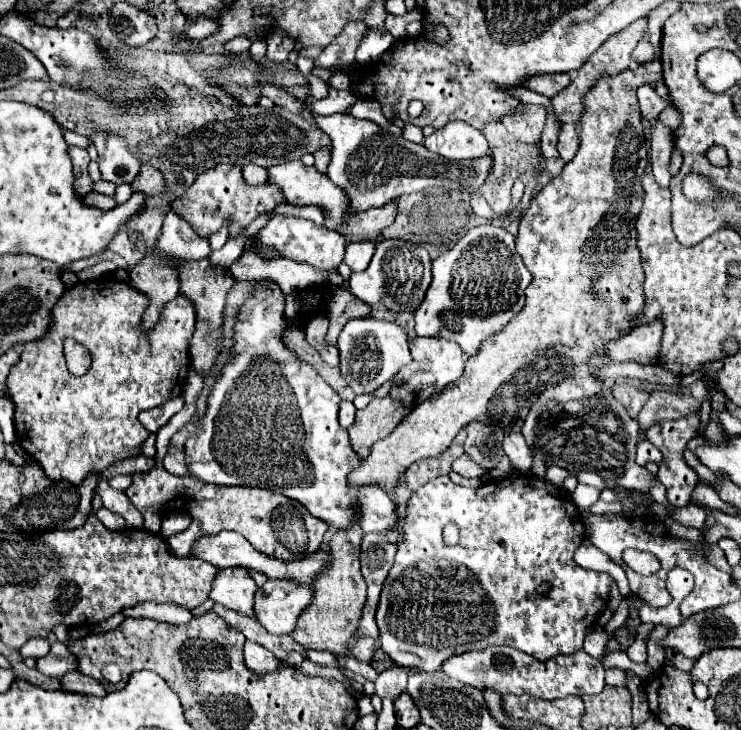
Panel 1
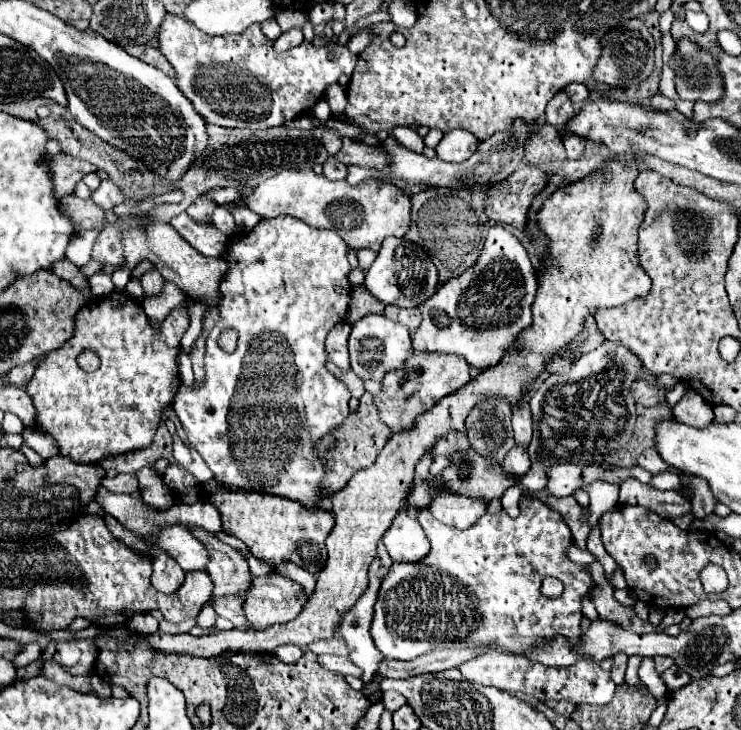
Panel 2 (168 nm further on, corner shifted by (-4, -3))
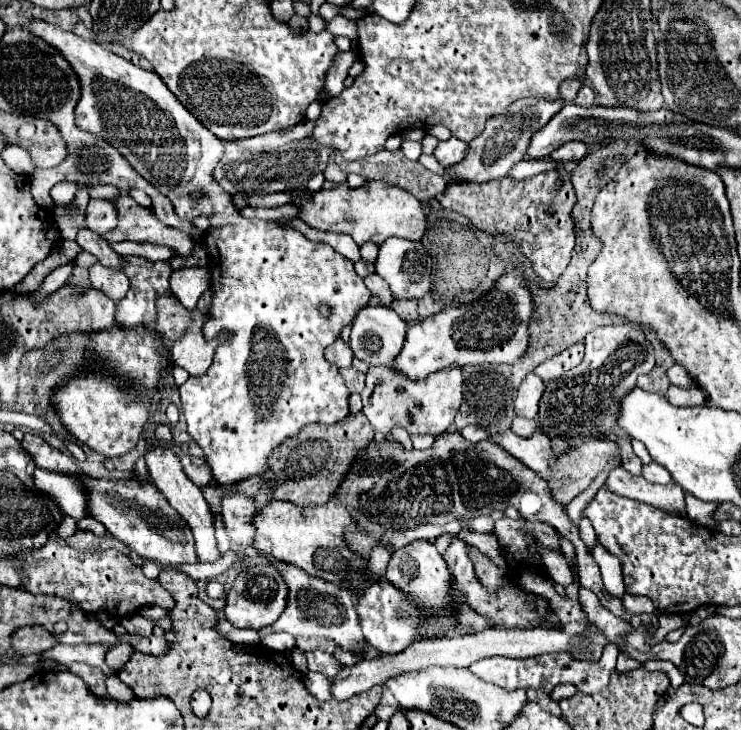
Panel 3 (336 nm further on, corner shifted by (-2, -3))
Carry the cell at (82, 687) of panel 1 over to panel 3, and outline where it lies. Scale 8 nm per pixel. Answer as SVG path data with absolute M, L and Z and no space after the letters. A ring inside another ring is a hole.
M111 674L111 676L107 678L107 692L109 692L111 698L115 698L115 700L119 700L119 702L131 702L131 700L135 700L133 690L131 690L129 686L125 686L125 684L119 680L117 674Z

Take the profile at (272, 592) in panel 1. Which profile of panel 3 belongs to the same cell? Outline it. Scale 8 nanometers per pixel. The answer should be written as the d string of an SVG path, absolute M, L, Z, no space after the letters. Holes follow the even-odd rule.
M251 566L243 568L237 576L235 584L225 596L225 618L237 628L263 628L273 624L287 604L287 584L283 582L281 574L273 566Z

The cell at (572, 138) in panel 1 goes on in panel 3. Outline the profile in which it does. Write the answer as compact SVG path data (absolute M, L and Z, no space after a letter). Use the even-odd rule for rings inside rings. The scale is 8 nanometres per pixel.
M567 142L563 146L559 146L555 152L551 152L549 158L553 160L561 160L561 162L575 162L581 160L587 152L587 146L581 142Z

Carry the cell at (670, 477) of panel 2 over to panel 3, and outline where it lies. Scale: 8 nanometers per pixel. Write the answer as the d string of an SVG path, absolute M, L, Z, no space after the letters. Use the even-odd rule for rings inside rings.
M687 494L687 516L689 516L693 522L697 522L697 524L715 528L715 526L717 526L717 520L713 518L713 514L717 512L717 508L719 508L719 504L701 502L701 500L695 500L695 496Z

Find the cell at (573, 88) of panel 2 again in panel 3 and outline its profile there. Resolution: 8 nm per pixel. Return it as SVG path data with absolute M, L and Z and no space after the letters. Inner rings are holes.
M583 86L575 98L575 104L583 108L591 108L595 104L595 92L589 86Z

